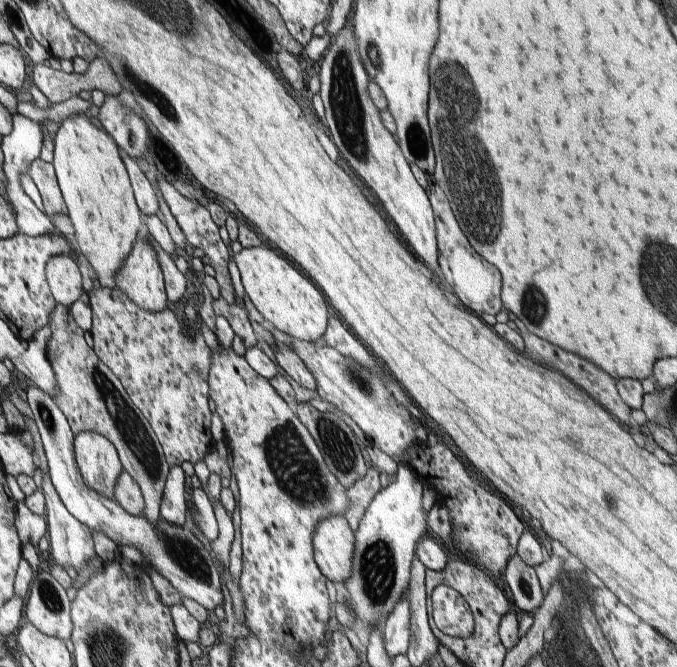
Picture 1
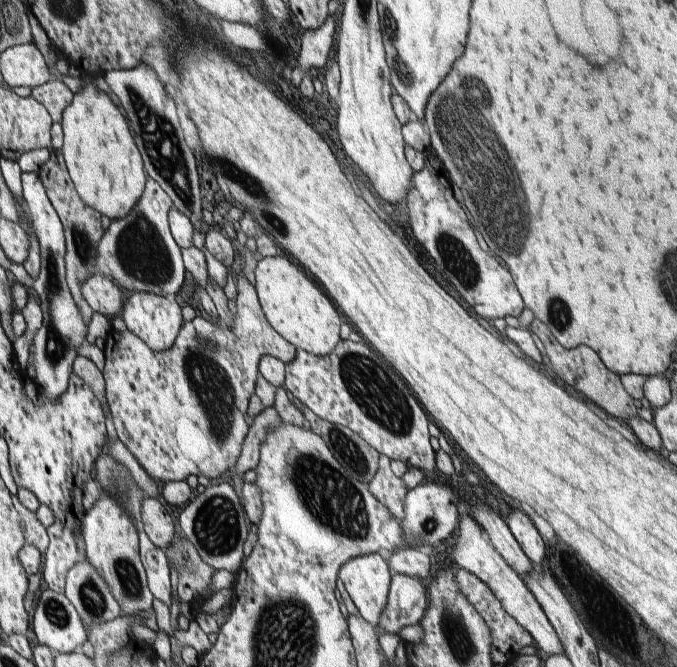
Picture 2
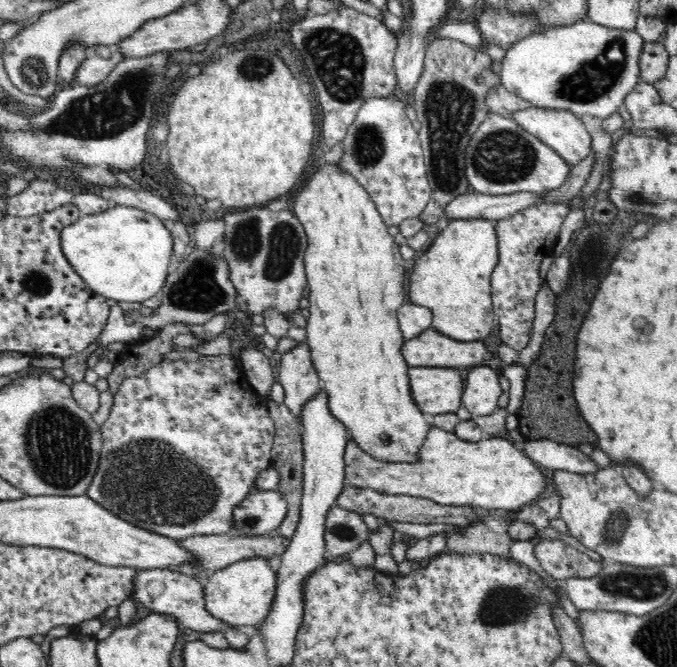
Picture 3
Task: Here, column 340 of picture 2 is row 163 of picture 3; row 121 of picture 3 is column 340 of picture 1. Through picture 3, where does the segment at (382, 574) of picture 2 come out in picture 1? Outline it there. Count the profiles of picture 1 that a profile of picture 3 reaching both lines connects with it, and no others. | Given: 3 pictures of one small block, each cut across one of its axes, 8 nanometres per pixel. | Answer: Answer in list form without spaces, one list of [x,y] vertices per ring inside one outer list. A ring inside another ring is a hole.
[[[329,514],[319,520],[319,524],[315,524],[315,534],[311,536],[311,546],[315,562],[327,580],[339,586],[341,580],[351,576],[355,534],[351,532],[347,518]]]

